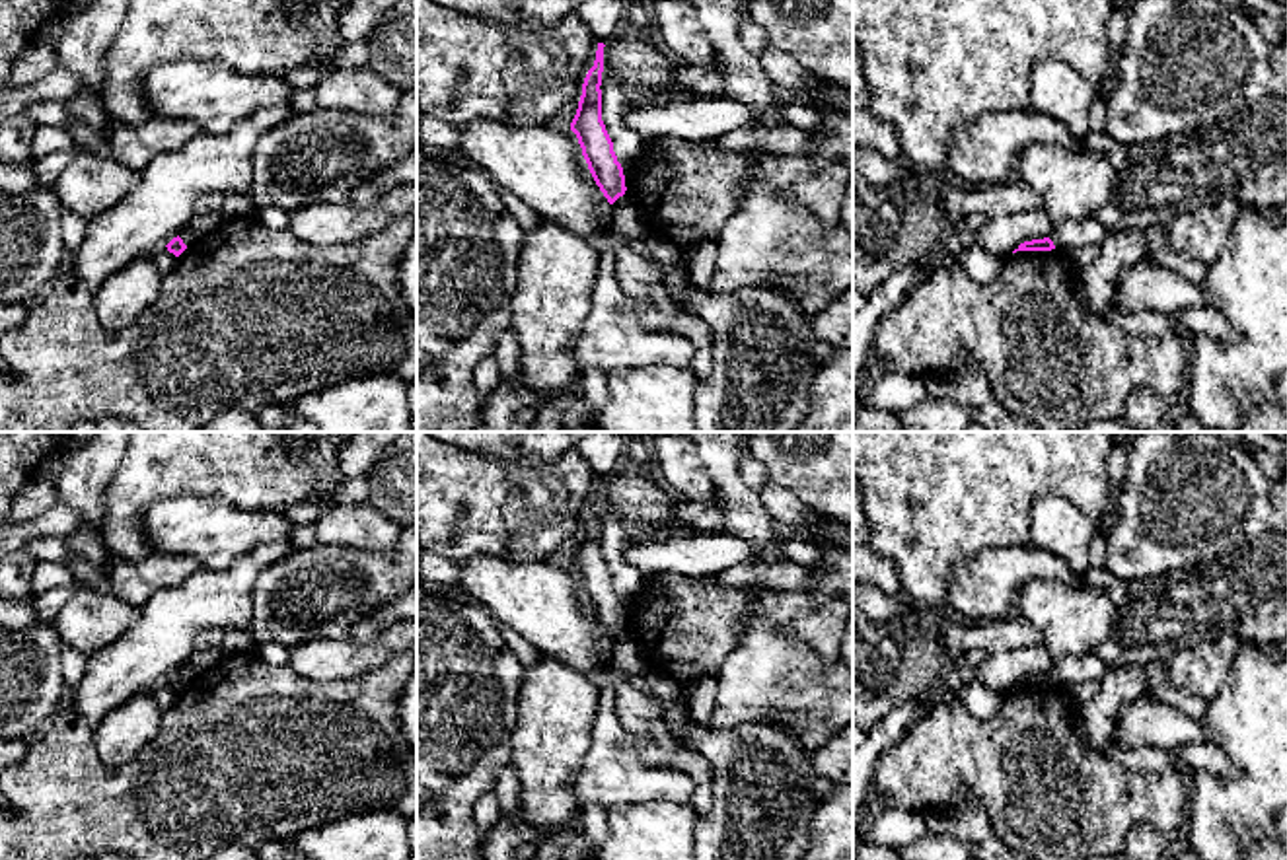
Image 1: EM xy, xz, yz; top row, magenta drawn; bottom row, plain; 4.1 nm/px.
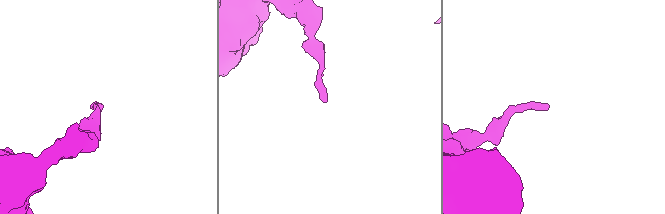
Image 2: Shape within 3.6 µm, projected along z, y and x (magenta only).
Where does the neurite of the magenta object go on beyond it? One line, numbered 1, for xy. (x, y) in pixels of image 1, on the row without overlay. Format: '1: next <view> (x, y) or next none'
1: next none

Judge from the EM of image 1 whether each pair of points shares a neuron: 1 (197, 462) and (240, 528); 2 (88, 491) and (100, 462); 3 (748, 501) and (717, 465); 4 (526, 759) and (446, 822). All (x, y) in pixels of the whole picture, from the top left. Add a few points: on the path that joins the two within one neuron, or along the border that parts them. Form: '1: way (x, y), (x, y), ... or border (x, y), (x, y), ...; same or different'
1: border (178, 497), (217, 497), (238, 508), (267, 512); different
2: way (88, 483), (92, 469); same
3: way (740, 493), (725, 473); same
4: border (516, 720), (511, 732), (509, 765); different

